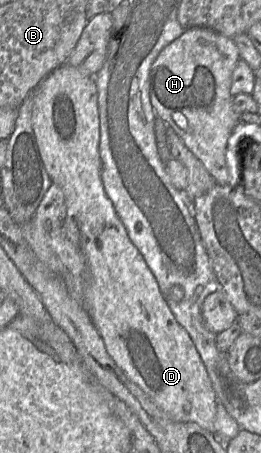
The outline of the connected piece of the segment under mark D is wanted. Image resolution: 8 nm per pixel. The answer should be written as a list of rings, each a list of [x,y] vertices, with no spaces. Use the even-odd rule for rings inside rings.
[[[68,64],[52,71],[36,87],[32,126],[45,170],[64,193],[67,208],[64,232],[82,252],[87,264],[83,306],[101,335],[108,354],[126,377],[142,389],[172,420],[194,422],[216,435],[214,422],[217,397],[205,365],[188,332],[177,322],[157,280],[130,240],[112,201],[105,193],[101,179],[100,118],[95,77],[88,76]]]

